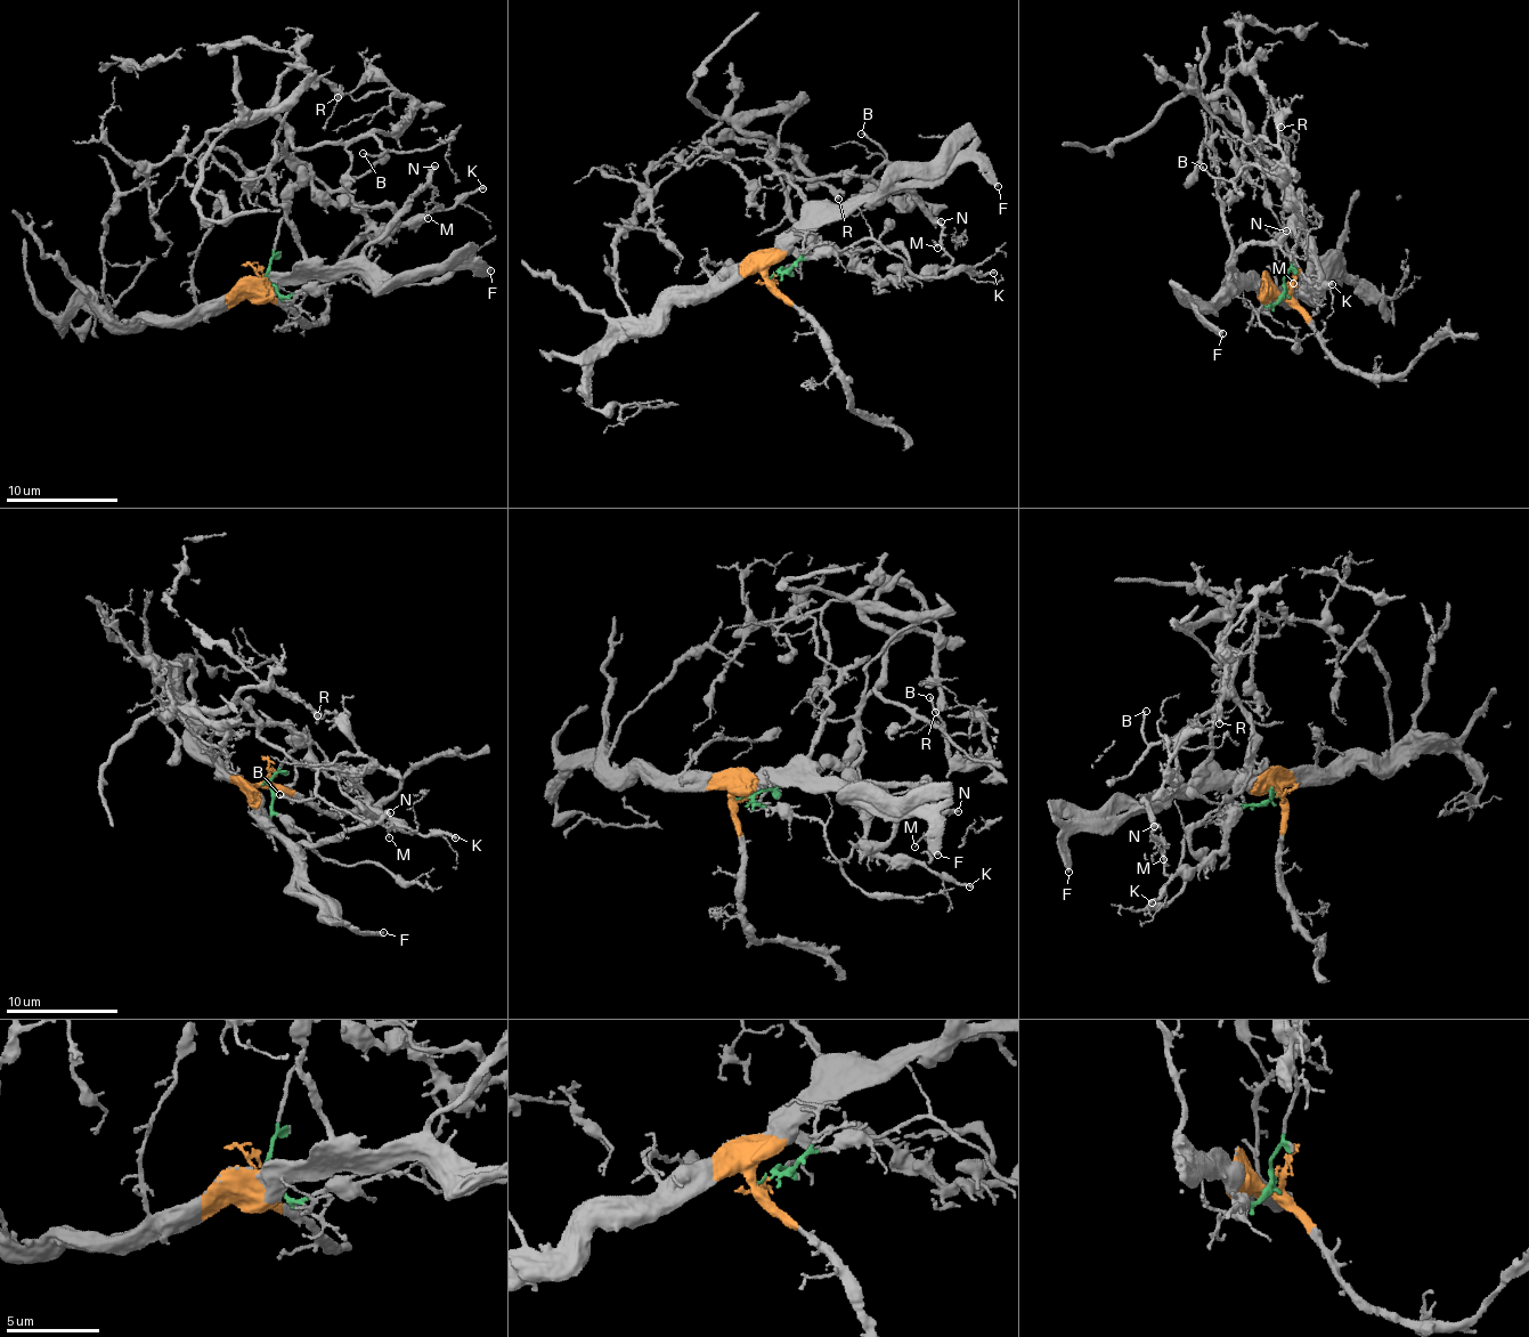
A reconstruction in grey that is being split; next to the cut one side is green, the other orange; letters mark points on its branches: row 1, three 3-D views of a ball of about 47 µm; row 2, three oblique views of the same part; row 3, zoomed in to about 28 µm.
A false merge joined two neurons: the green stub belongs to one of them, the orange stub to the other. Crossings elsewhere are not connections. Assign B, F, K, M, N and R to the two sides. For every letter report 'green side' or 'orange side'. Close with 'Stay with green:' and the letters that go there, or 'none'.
B: green side
F: orange side
K: green side
M: orange side
N: orange side
R: green side
Stay with green: B, K, R

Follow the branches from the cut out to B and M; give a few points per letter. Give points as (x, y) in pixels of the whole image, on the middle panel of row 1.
B: (773, 275), (808, 251), (790, 215), (791, 180), (869, 178), (886, 163), (886, 153), (861, 132)
M: (773, 277), (767, 270), (824, 216), (891, 188), (902, 187), (915, 195), (941, 235), (936, 246)

